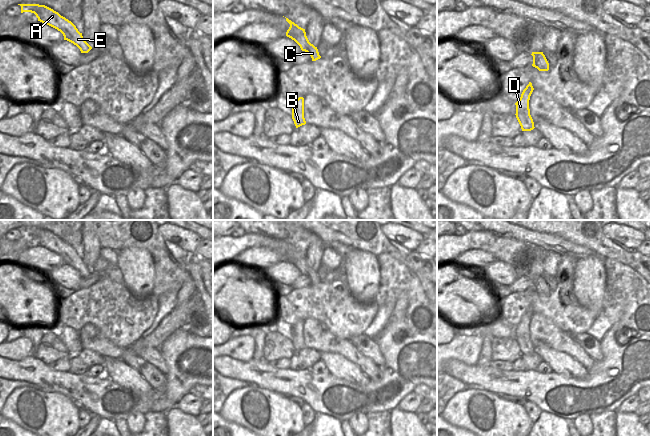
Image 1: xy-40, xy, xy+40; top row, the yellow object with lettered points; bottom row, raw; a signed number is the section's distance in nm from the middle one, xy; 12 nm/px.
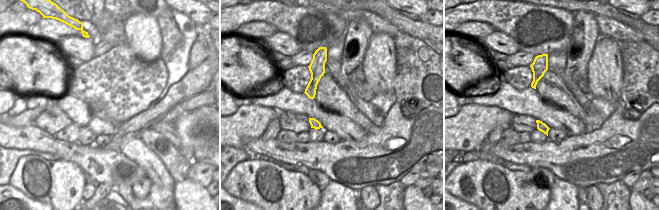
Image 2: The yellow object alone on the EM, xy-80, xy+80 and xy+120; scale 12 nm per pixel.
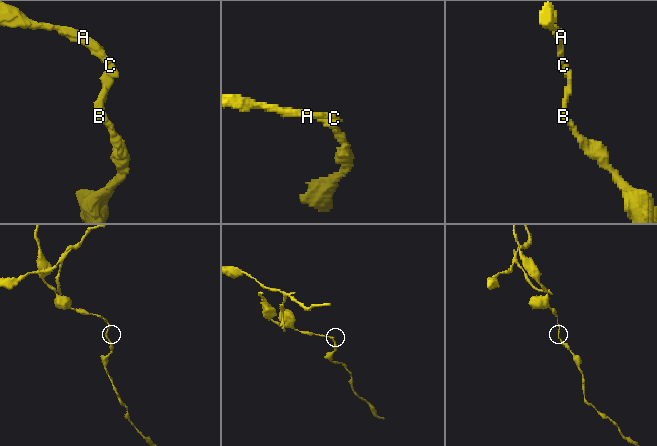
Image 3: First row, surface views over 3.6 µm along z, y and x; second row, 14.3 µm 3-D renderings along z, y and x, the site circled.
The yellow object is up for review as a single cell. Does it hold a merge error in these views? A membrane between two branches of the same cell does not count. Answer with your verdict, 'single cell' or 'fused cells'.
fused cells

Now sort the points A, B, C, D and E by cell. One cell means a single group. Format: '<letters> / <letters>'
A C E / B D

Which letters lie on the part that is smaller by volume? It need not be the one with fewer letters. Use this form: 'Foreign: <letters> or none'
Foreign: B, D.

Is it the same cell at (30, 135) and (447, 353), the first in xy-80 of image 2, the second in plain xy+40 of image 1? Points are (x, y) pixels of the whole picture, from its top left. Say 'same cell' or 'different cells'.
different cells

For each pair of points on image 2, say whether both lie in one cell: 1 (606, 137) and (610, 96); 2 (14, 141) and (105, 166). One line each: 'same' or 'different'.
1: different
2: same

